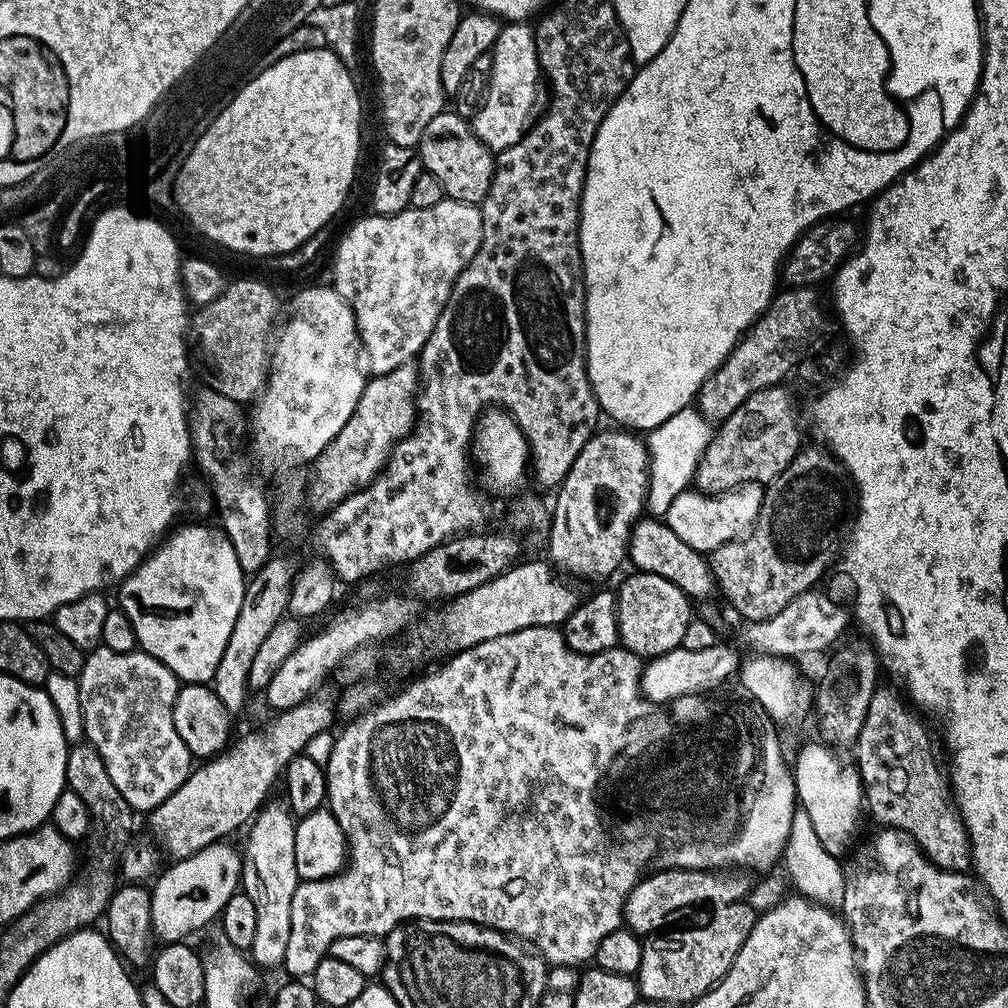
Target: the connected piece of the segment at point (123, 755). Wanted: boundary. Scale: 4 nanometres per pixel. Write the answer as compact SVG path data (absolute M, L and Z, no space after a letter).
M96 646L84 657L84 669L78 677L80 701L84 715L84 734L87 743L102 754L102 762L106 762L106 770L118 790L122 790L122 798L130 802L137 814L151 814L156 807L182 782L194 767L192 752L182 742L181 735L174 726L174 702L182 687L181 681L160 660L155 660L143 650L135 652L115 652L103 646Z

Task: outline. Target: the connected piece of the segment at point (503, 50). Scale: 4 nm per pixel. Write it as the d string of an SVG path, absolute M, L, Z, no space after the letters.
M508 22L501 27L495 46L490 53L492 74L483 104L471 117L472 129L483 144L499 154L514 146L530 127L532 103L540 92L542 69L540 51L536 49L536 33L528 22Z

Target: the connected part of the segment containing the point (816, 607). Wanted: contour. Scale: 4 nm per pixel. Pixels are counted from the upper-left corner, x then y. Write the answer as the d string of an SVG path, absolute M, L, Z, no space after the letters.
M820 591L803 592L798 598L794 598L794 602L790 602L790 606L786 606L786 610L774 614L774 618L749 623L744 632L745 642L757 653L785 658L812 656L815 652L827 653L833 646L839 645L842 640L840 635L848 620L850 624L849 609L847 612L842 605L835 604L826 593Z

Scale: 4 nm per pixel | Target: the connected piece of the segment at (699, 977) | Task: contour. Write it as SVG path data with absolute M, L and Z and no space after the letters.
M748 902L717 907L709 924L701 928L661 931L644 940L642 966L638 973L638 992L643 999L657 1000L662 1006L688 1004L705 996L732 969L746 938L756 925L758 912Z

